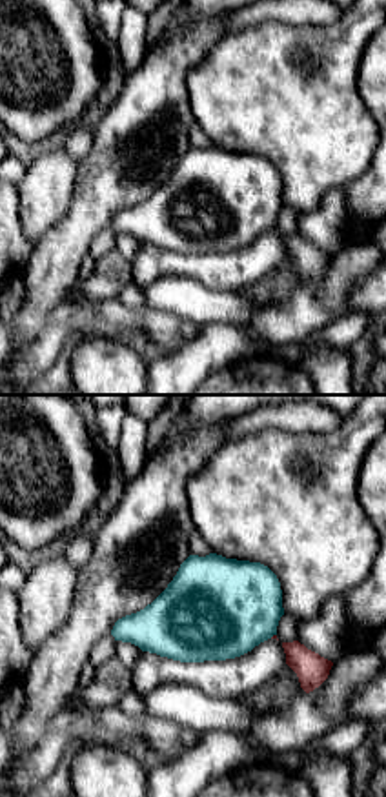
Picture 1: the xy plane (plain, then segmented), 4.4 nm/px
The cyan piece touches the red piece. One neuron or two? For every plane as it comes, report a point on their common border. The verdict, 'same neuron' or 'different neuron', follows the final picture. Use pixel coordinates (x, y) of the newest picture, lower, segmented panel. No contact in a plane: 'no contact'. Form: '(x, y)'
(272, 635)

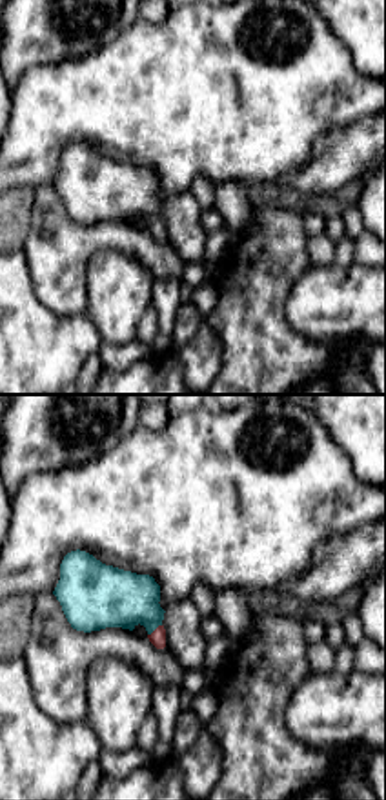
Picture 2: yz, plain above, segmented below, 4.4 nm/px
(153, 630)

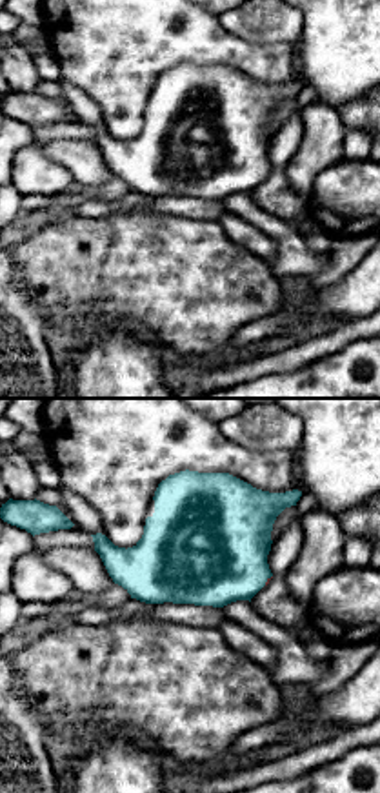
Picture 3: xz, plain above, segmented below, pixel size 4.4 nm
(266, 581)

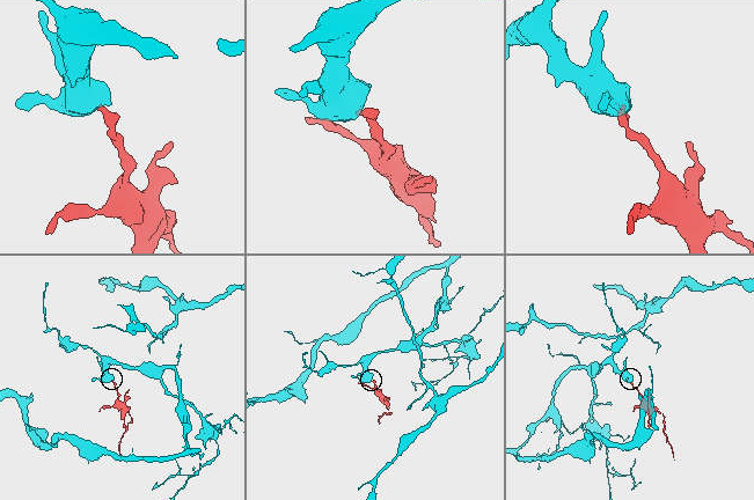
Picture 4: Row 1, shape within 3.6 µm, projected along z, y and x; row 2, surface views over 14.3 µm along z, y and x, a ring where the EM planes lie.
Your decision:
same neuron

